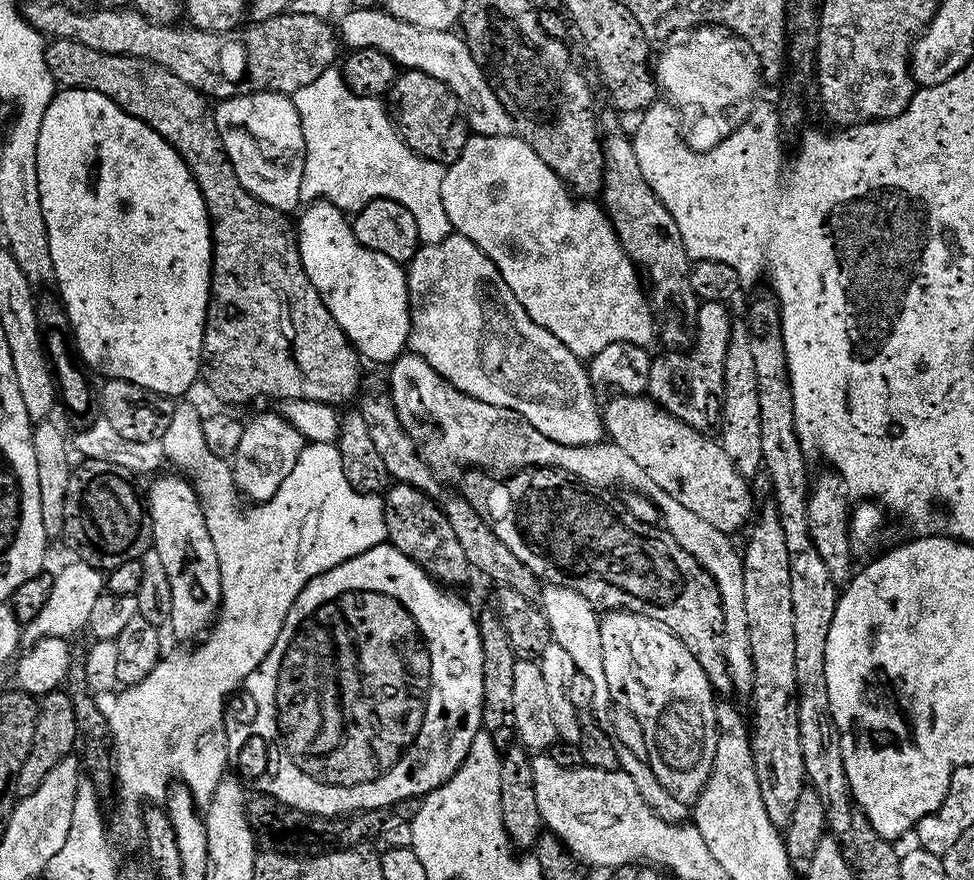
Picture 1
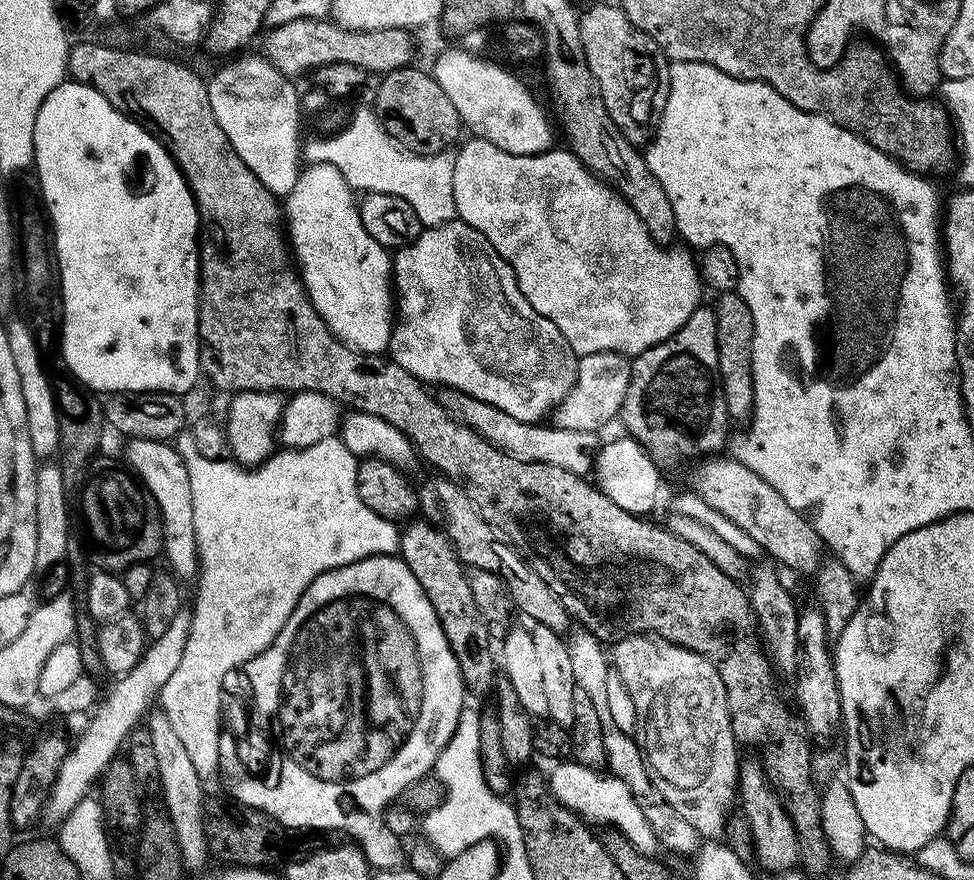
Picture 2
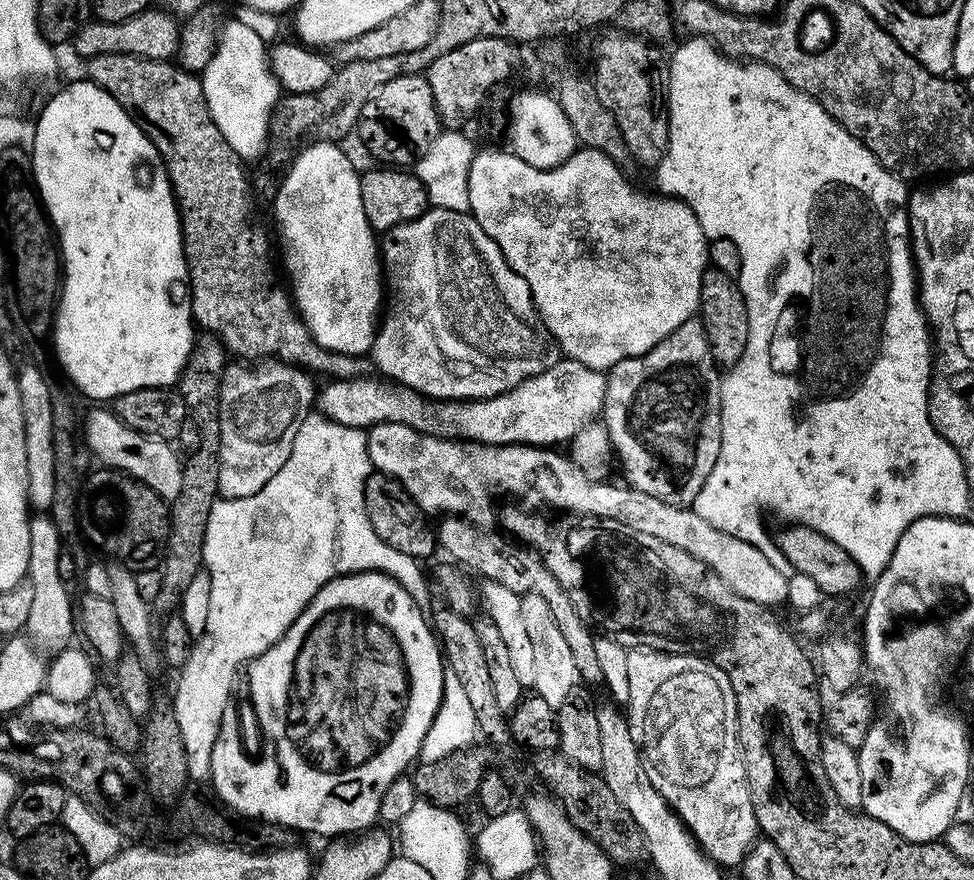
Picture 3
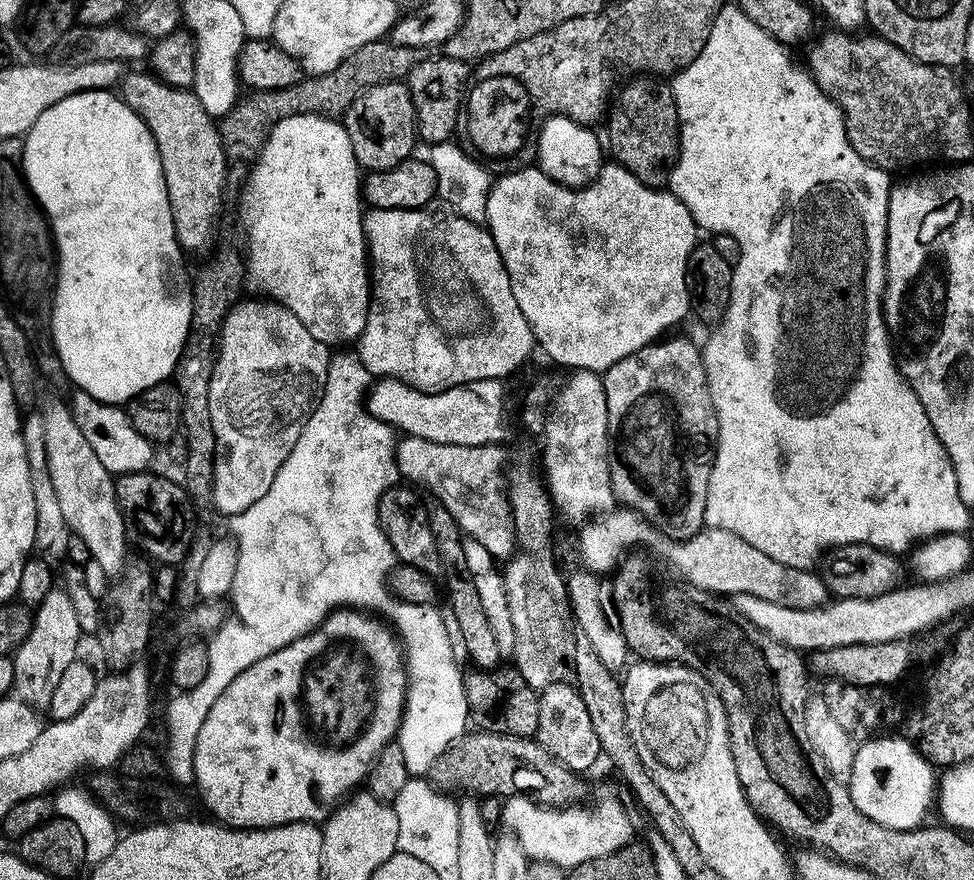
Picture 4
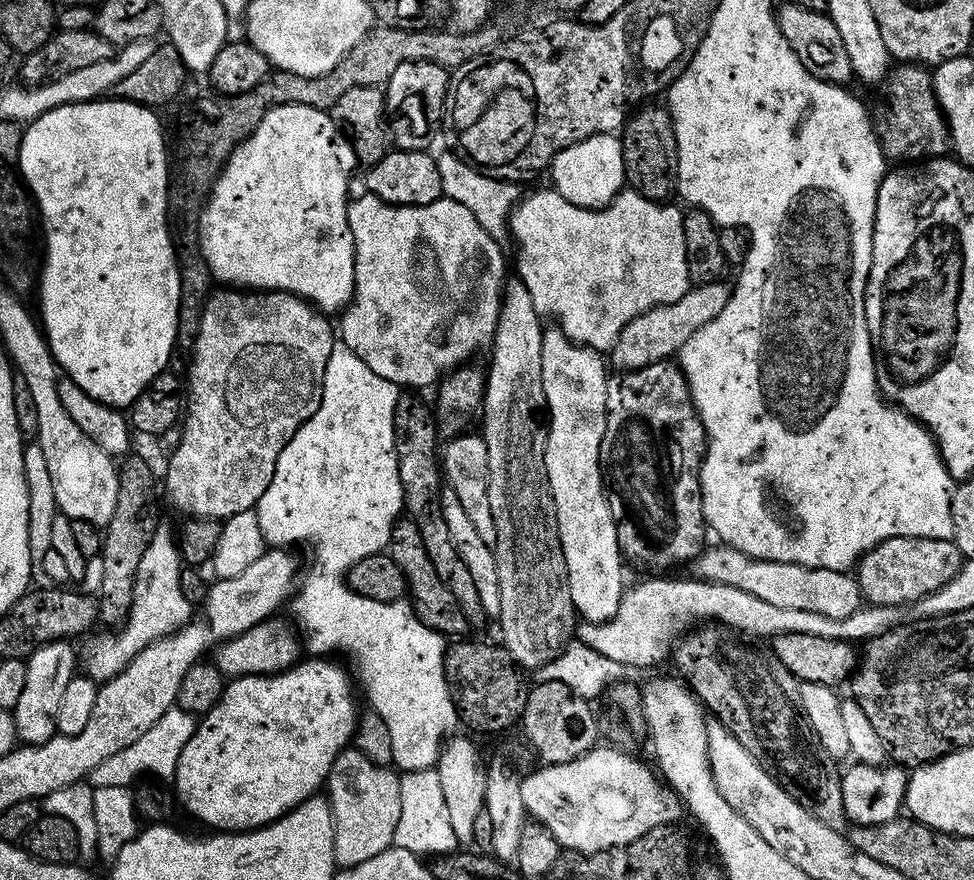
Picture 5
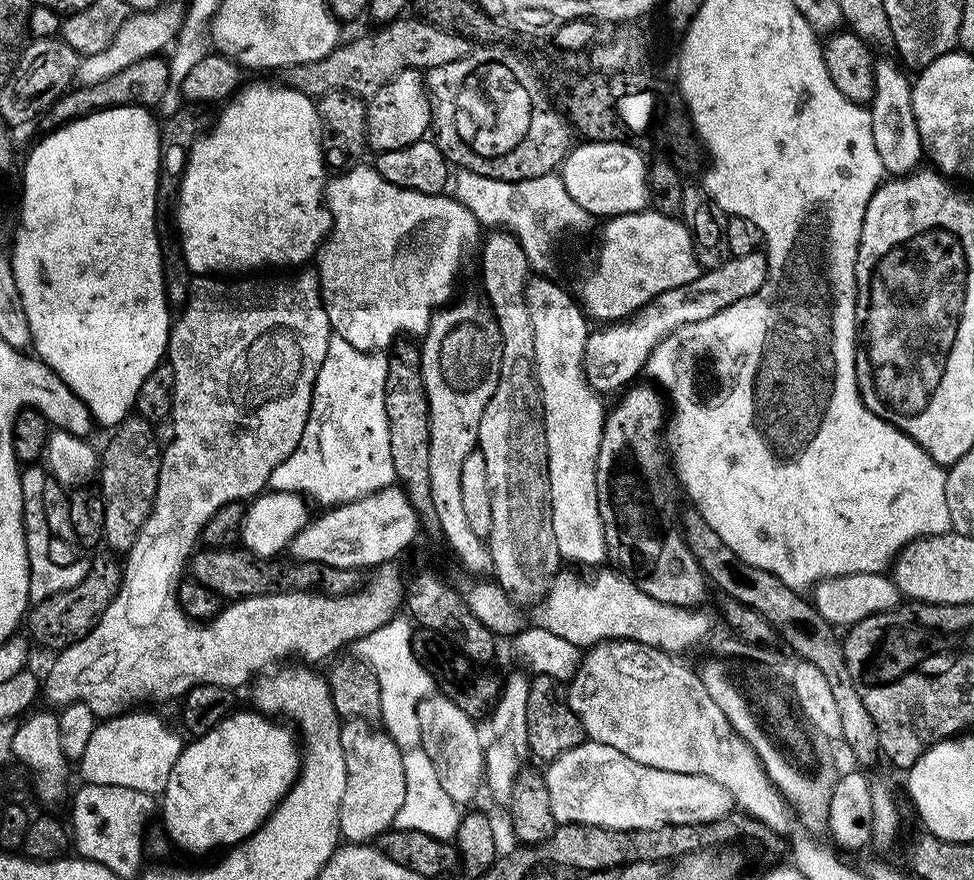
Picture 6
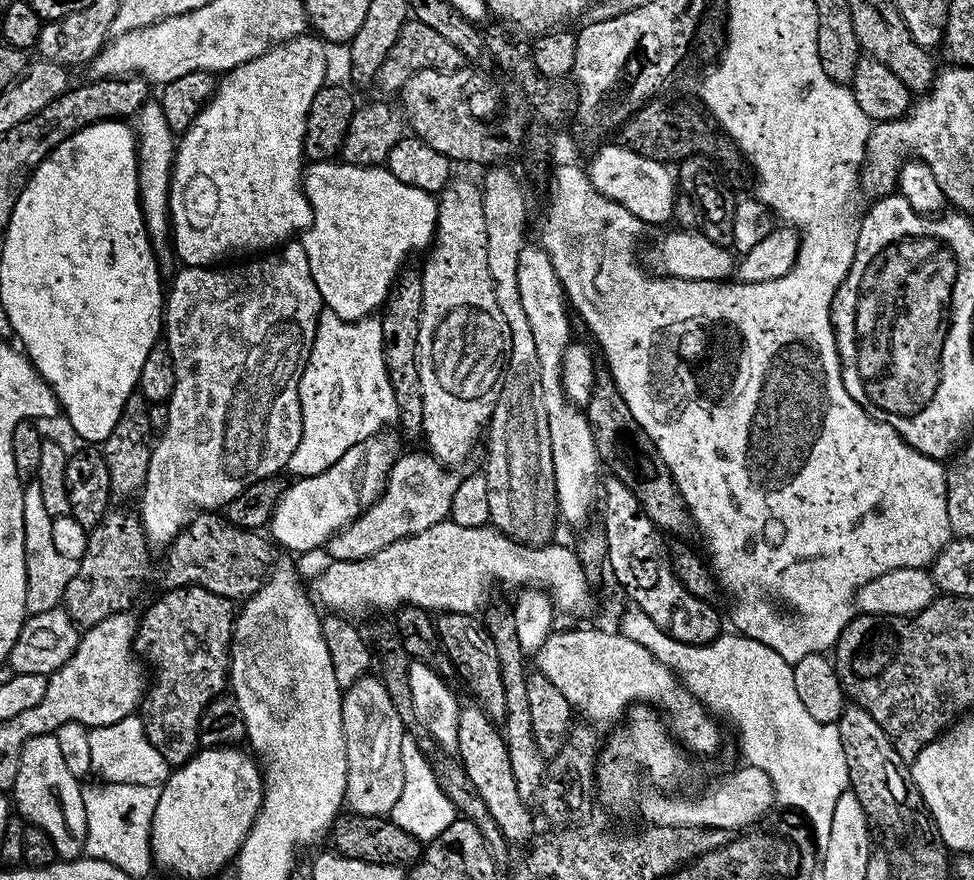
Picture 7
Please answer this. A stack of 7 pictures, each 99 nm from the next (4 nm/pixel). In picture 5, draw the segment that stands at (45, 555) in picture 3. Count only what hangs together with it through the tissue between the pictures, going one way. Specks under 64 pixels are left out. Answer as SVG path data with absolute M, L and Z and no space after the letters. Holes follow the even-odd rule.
M51 640L49 644L41 644L29 651L26 657L26 686L18 702L10 710L16 723L17 741L24 744L44 744L49 738L57 735L56 719L58 706L62 702L62 694L66 686L70 686L74 675L74 662L78 660L78 652L67 640Z

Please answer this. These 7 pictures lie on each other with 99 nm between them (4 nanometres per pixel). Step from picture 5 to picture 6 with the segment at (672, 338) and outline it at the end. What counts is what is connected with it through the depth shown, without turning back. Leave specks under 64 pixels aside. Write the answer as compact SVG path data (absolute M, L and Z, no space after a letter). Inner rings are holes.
M757 250L745 256L732 256L716 268L701 271L694 282L678 286L674 290L666 290L660 293L651 304L644 305L639 312L619 321L608 322L597 330L589 331L586 338L586 350L584 351L584 373L590 382L592 389L598 394L604 392L616 392L627 389L637 379L636 376L645 369L650 354L658 342L662 342L674 330L686 326L690 322L700 322L702 318L710 318L718 314L718 310L726 310L726 306L734 306L747 296L755 296L756 291L762 287L768 278L768 258L763 251Z

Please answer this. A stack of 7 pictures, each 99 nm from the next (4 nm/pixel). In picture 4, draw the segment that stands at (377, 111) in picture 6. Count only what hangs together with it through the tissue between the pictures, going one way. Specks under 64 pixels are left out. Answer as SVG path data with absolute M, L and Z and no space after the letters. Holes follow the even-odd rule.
M449 56L425 58L408 71L406 83L408 93L414 102L416 111L416 131L425 145L443 144L453 139L462 116L462 101L466 96L466 81L470 76L470 68L465 61L451 60Z

